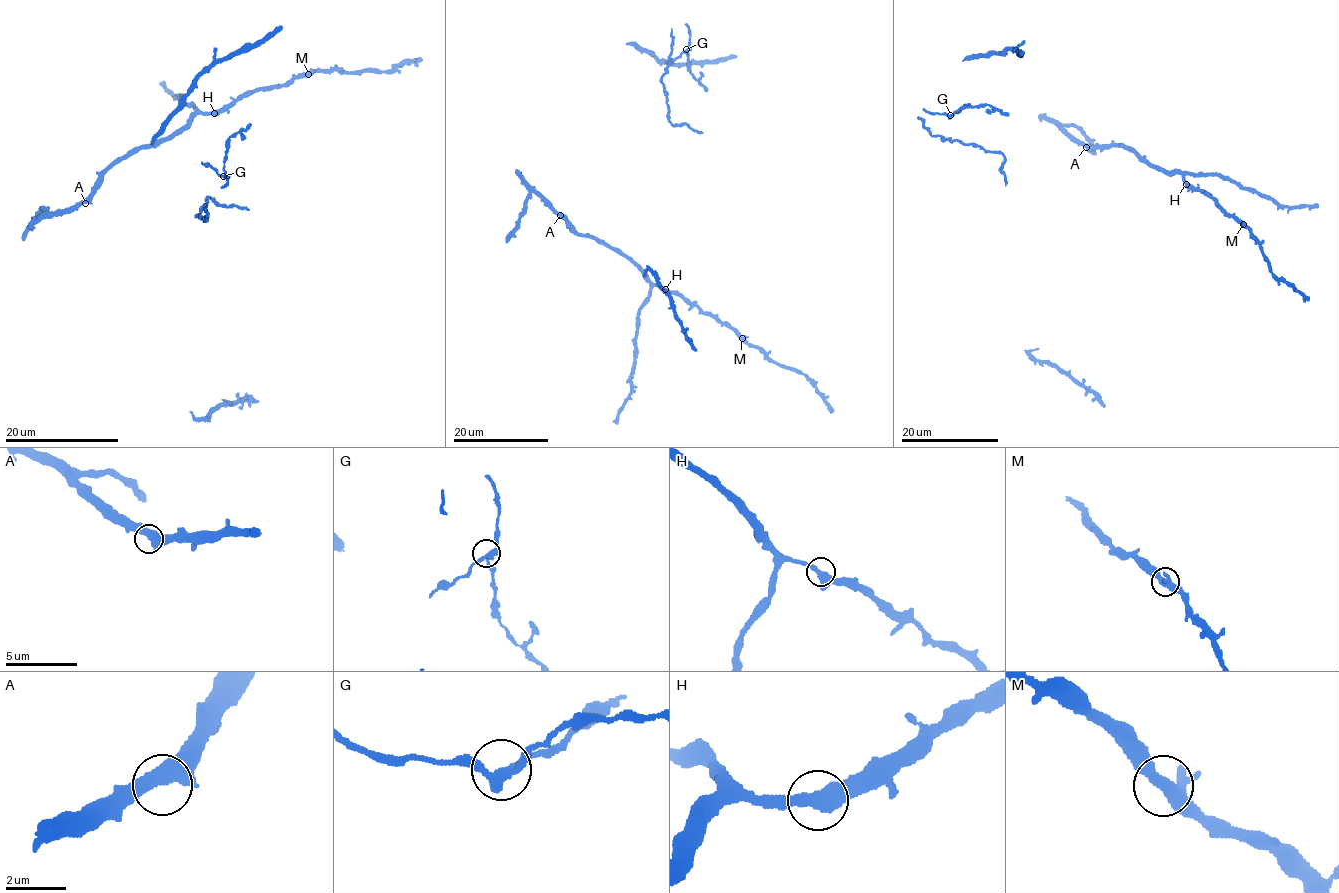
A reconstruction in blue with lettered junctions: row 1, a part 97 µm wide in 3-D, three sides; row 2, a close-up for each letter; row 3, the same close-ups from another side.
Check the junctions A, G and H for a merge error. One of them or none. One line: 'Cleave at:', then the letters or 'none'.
Cleave at: none

